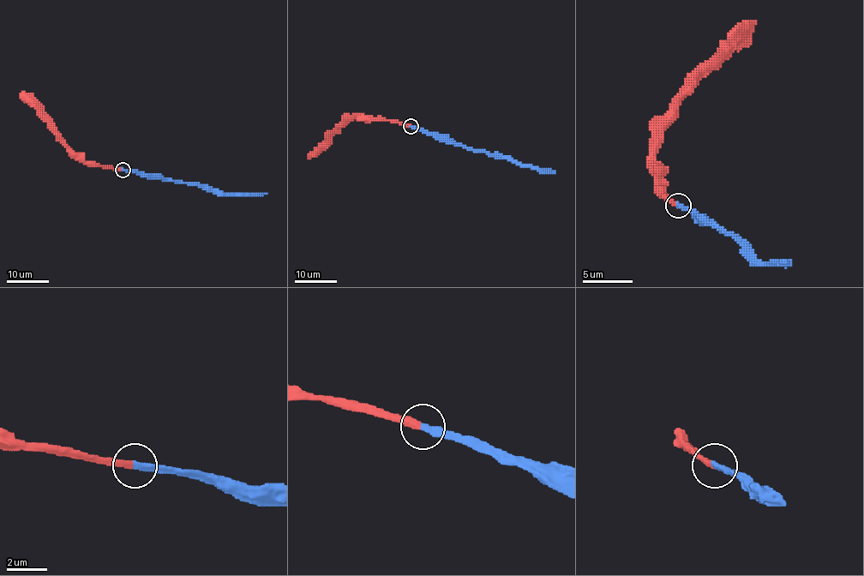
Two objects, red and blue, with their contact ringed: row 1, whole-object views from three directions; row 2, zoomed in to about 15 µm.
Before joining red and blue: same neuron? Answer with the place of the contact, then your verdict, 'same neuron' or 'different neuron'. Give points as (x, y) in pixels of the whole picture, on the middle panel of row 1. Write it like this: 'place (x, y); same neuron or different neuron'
place (410, 126); same neuron

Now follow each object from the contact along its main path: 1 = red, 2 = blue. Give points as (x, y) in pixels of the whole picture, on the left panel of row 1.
1: (122, 170), (87, 165), (64, 143), (52, 122), (21, 92)
2: (122, 170), (159, 175), (170, 180), (214, 188), (224, 194), (267, 194)

